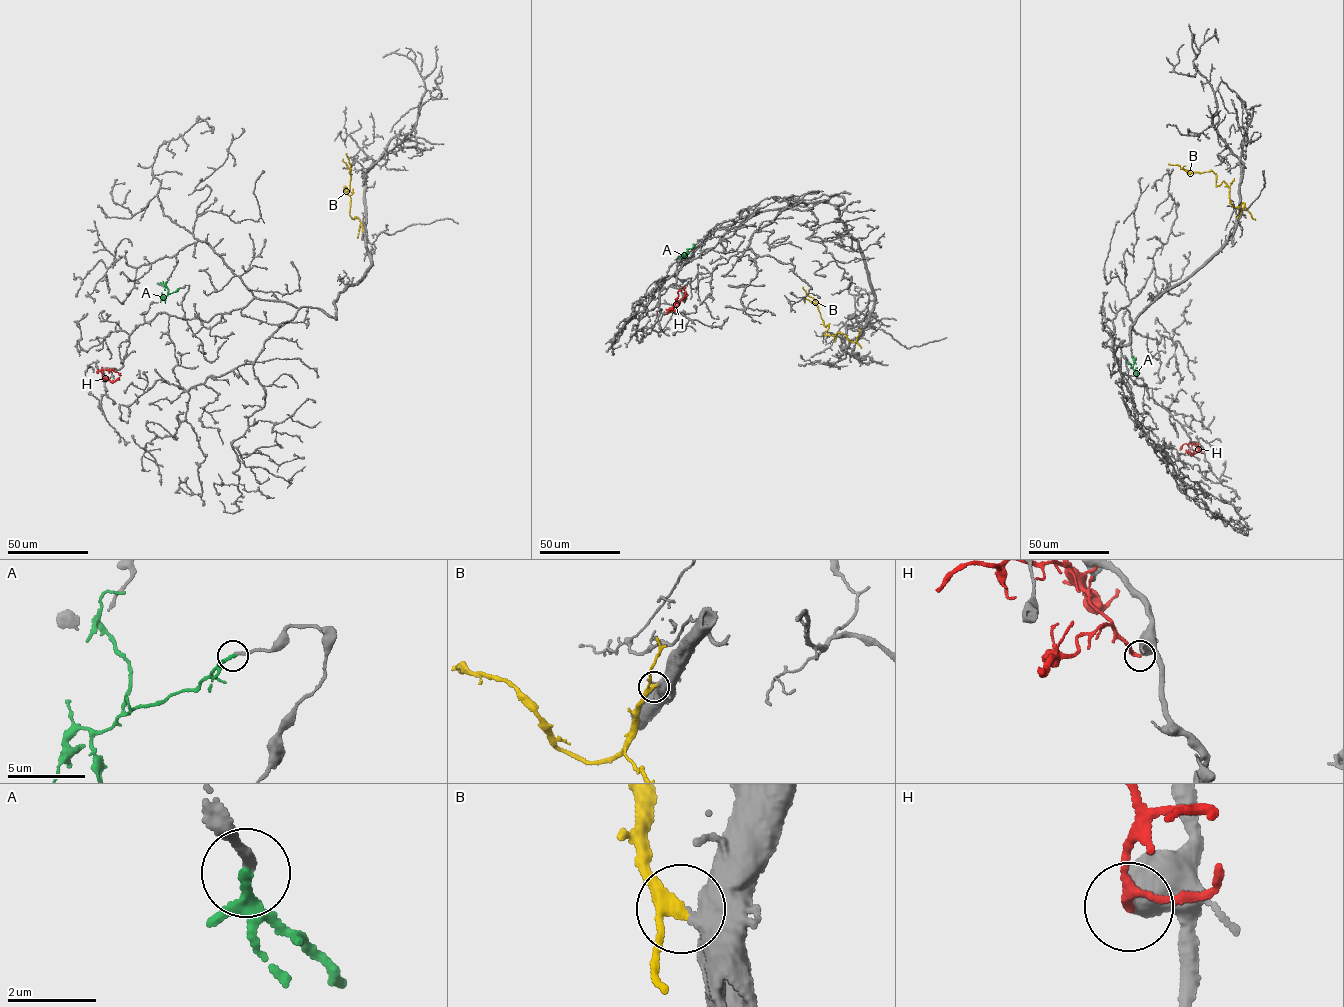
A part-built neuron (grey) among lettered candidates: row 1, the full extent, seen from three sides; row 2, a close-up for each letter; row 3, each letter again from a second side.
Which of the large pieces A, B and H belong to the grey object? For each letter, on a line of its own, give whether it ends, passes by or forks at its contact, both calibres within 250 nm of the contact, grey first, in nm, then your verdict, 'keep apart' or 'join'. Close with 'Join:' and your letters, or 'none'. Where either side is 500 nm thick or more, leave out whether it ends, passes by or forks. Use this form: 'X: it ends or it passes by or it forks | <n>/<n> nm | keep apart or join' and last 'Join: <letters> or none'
A: it passes by | 200/170 nm | keep apart
B: 500/240 nm | join
H: 650/160 nm | keep apart
Join: B

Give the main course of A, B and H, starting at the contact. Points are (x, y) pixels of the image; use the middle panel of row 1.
A: (694, 244), (676, 260)
B: (859, 334), (852, 342), (842, 333), (824, 334), (829, 324), (825, 327), (816, 301), (803, 286)
H: (676, 312), (670, 308), (678, 297), (677, 292), (686, 287)

